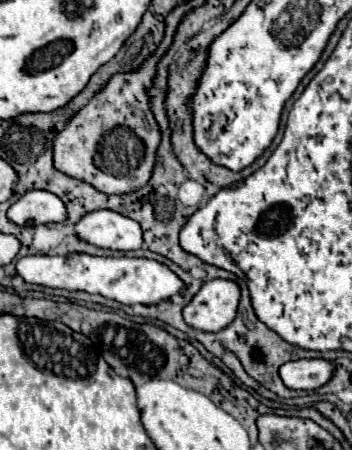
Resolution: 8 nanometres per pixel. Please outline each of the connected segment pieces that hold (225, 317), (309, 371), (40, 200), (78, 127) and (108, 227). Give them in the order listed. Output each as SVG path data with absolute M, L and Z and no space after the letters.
M208 280L184 306L184 322L202 332L218 332L236 316L240 288L230 280Z
M294 360L280 366L282 382L292 390L314 390L324 386L332 376L332 366L328 360Z
M28 190L14 202L8 212L8 220L18 226L40 226L64 220L64 204L52 192Z
M148 58L134 72L114 74L108 84L66 124L66 128L56 134L52 142L56 170L88 182L104 194L128 194L148 182L156 162L156 146L160 142L160 130L148 110L146 96L156 62L158 58Z
M96 210L82 216L74 232L78 240L106 250L130 252L142 246L140 224L112 210Z

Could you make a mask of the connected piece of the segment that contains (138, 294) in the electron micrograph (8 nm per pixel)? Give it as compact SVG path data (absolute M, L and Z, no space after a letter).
M68 254L68 256L24 256L16 262L16 274L22 276L24 282L62 288L72 292L88 292L100 294L104 298L118 300L122 304L156 304L160 300L168 300L170 296L184 290L184 282L164 264L148 258L96 258L88 254Z

